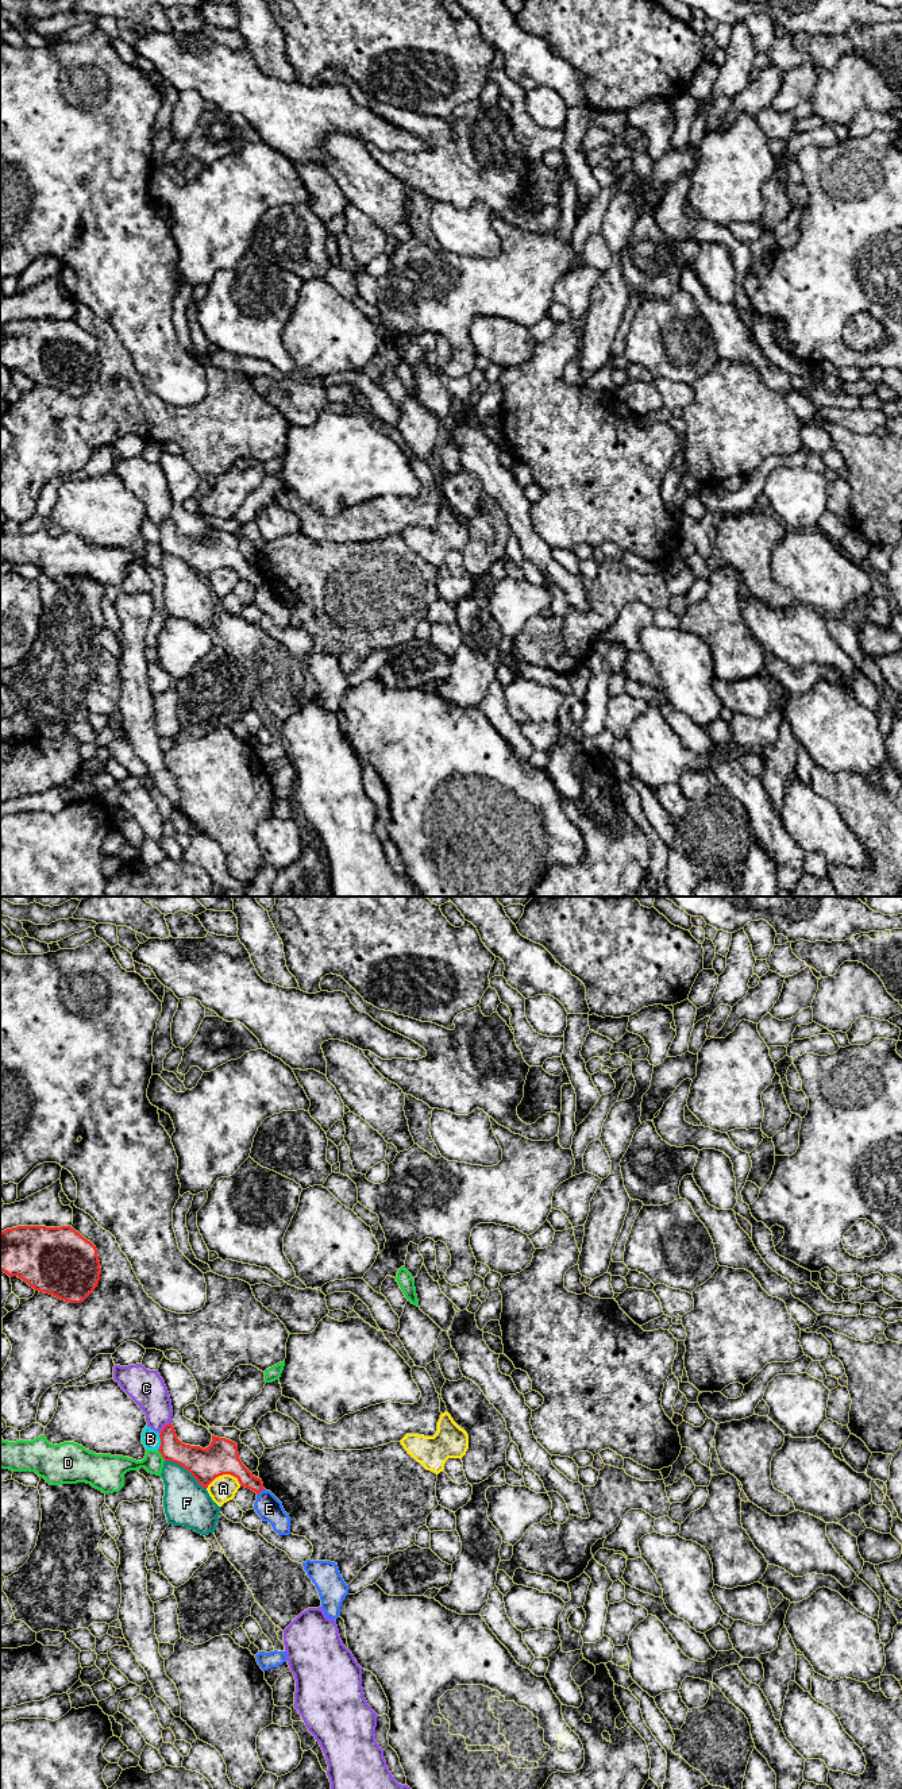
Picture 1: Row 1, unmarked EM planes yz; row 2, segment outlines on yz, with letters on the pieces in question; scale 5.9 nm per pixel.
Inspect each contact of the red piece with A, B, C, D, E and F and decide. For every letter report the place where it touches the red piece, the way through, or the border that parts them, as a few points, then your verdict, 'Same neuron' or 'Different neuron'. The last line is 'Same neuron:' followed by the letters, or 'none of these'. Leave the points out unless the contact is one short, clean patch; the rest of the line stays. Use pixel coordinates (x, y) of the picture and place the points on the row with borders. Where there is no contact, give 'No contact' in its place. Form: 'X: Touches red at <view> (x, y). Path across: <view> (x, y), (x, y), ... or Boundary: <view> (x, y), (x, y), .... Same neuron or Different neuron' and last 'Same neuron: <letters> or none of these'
A: Touches red at yz (223, 1473). Boundary: yz (241, 1484), (230, 1475), (219, 1475), (205, 1488). Different neuron
B: Touches red at yz (161, 1441). Different neuron
C: Touches red at yz (164, 1427). Different neuron
D: Touches red at yz (161, 1453). Different neuron
E: Touches red at yz (259, 1492). Boundary: yz (263, 1488), (257, 1495). Different neuron
F: Touches red at yz (185, 1468). Different neuron
Same neuron: none of these

